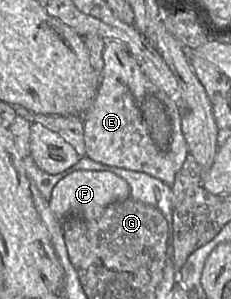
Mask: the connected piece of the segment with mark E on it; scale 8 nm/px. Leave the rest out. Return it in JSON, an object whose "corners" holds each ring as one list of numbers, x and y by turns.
{"corners":[[106,40,103,62,95,99,83,115,85,156,105,165,145,172,171,186,189,155,188,144,182,131,179,106,150,80,122,42]]}

